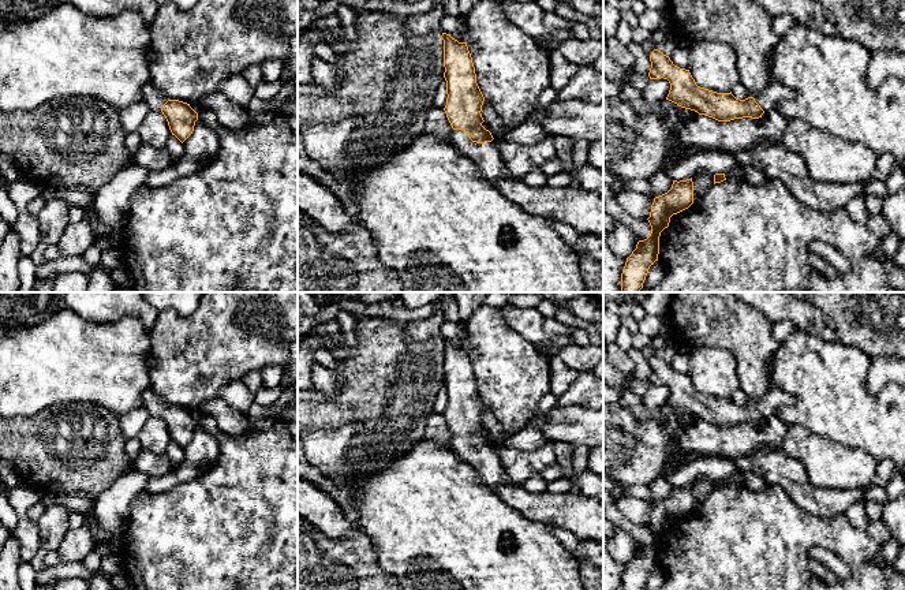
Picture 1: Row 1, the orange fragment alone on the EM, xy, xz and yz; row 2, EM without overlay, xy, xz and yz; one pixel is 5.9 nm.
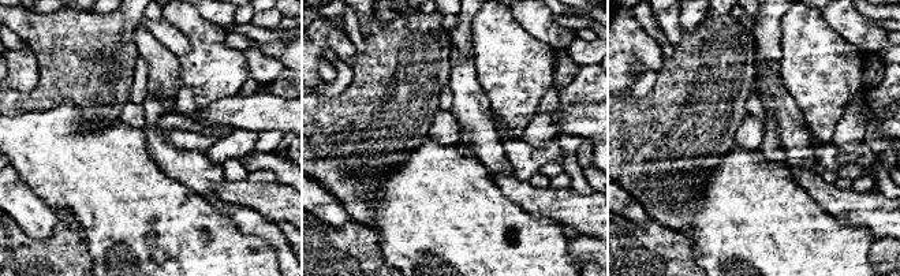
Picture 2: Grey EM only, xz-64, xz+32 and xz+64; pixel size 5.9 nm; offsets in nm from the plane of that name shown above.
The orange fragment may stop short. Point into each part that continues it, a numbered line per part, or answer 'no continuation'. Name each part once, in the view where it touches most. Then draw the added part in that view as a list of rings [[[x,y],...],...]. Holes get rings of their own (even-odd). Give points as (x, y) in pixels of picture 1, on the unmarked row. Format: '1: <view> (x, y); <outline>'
1: xz (486, 463); [[[452,436],[450,451],[475,471],[478,481],[487,489],[494,492],[502,486],[515,486],[513,479],[501,463],[500,453],[494,449],[476,449],[470,445],[468,438]]]

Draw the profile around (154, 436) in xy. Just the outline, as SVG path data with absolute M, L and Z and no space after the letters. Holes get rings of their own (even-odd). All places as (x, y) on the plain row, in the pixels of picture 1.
M150 415L142 430L138 433L142 449L154 453L167 453L167 447L172 441L168 427L161 417Z

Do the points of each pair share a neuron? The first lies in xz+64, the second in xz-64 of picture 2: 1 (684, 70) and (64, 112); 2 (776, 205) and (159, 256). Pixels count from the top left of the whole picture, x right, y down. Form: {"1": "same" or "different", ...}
{"1": "different", "2": "different"}

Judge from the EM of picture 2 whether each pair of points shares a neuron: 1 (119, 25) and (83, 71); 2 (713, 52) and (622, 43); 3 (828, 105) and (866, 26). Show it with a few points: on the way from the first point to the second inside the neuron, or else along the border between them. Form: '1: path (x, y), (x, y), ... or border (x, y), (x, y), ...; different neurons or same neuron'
1: path (109, 36), (89, 60); same neuron
2: border (664, 59), (656, 71); different neurons
3: border (831, 26), (863, 53); different neurons

